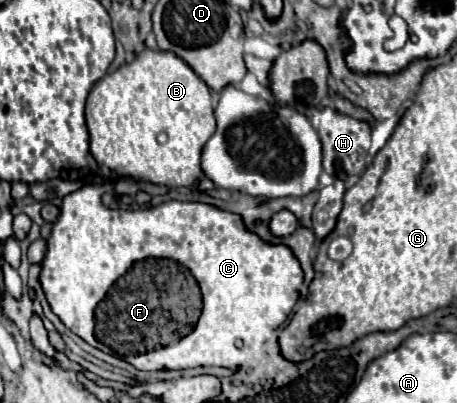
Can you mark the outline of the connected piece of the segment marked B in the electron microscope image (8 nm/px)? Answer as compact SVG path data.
M150 48L94 84L86 102L86 124L90 132L90 150L106 180L134 178L160 186L192 186L198 180L202 174L202 148L216 128L210 88L202 78L176 54Z

